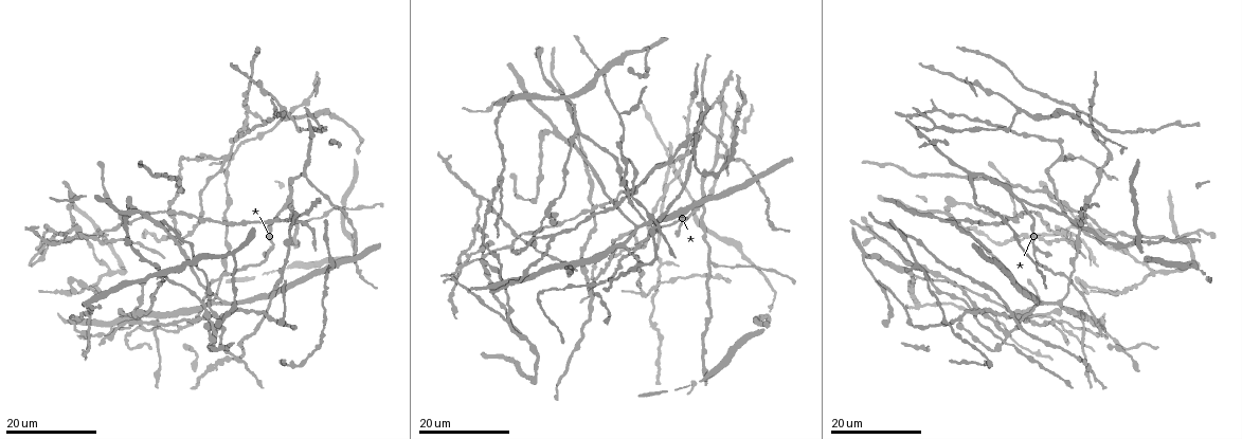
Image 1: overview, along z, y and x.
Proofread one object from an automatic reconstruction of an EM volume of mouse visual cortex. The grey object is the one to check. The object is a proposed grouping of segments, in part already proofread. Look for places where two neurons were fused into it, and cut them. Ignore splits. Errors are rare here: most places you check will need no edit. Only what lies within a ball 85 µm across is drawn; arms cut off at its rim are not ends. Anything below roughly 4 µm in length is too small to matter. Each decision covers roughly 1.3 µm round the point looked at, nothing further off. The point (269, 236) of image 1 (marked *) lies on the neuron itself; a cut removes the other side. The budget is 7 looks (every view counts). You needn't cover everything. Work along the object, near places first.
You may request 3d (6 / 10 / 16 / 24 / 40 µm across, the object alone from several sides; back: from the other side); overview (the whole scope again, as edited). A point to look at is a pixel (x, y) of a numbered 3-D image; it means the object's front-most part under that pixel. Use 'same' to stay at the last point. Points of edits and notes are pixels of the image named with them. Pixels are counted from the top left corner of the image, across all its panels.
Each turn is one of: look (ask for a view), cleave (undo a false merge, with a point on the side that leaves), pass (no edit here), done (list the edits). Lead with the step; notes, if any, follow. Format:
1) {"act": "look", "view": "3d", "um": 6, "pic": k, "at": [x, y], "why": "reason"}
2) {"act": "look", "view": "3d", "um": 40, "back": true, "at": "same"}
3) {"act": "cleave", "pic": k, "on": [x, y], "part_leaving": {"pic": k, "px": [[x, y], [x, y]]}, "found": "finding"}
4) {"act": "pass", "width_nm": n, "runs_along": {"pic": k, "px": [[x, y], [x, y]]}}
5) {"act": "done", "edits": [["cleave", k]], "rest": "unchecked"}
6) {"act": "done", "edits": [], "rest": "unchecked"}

{"act": "look", "view": "3d", "um": 24, "pic": 1, "at": [1069, 276], "why": "looks like a crossing"}

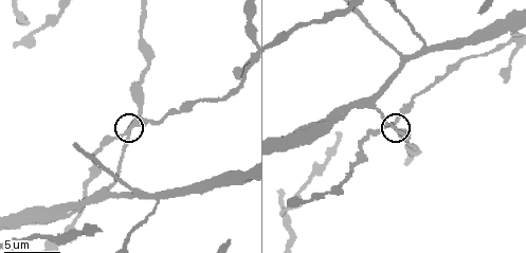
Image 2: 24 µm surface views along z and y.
{"act": "look", "view": "3d", "um": 10, "at": "same", "why": "zoom in"}

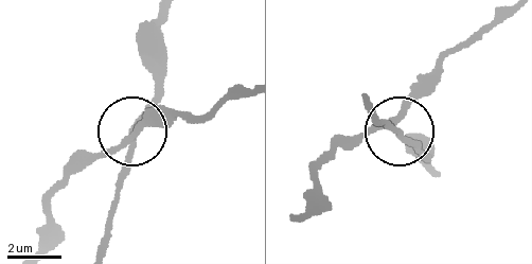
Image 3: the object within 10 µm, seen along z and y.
{"act": "pass", "runs_along": {"pic": 3, "px": [[493, 17], [445, 57], [402, 119], [400, 135], [429, 158]]}, "found": "one neuron here"}

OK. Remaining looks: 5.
{"act": "look", "view": "3d", "um": 10, "pic": 2, "at": [422, 44], "why": "small branch off a trunk"}

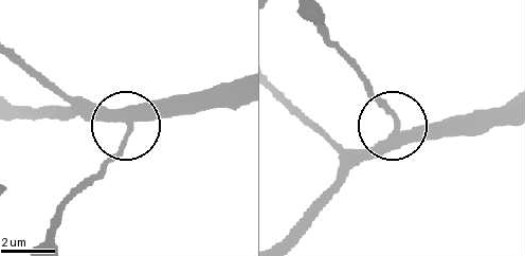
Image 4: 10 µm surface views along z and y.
{"act": "look", "view": "3d", "um": 10, "back": true, "pic": 4, "at": [131, 125]}

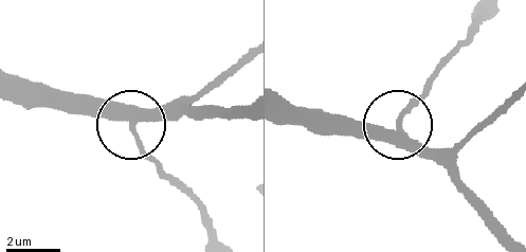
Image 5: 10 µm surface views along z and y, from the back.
{"act": "pass", "side_arm_um": 110, "runs_along": {"pic": 5, "px": [[511, 237], [397, 128], [409, 101], [440, 69]]}, "found": "all the same neuron"}

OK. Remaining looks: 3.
{"act": "look", "view": "3d", "um": 24, "pic": 1, "at": [1021, 247], "why": "sudden change in width"}

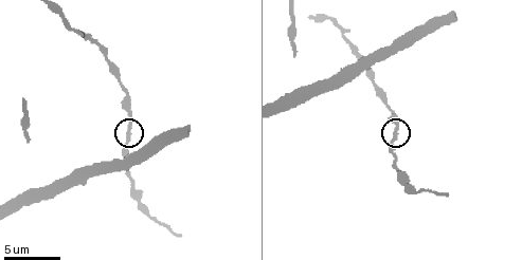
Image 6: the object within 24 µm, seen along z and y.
{"act": "look", "view": "3d", "um": 10, "pic": 6, "at": [127, 140]}

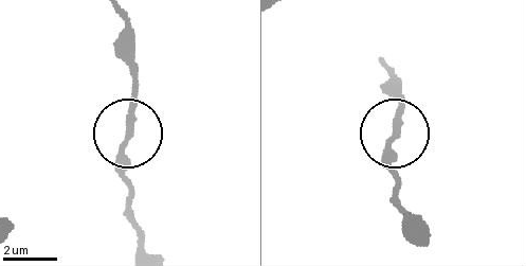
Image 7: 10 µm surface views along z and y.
{"act": "pass", "found": "continuous, no second neuron"}

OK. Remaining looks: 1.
{"act": "done", "edits": [], "rest": "unchecked"}

